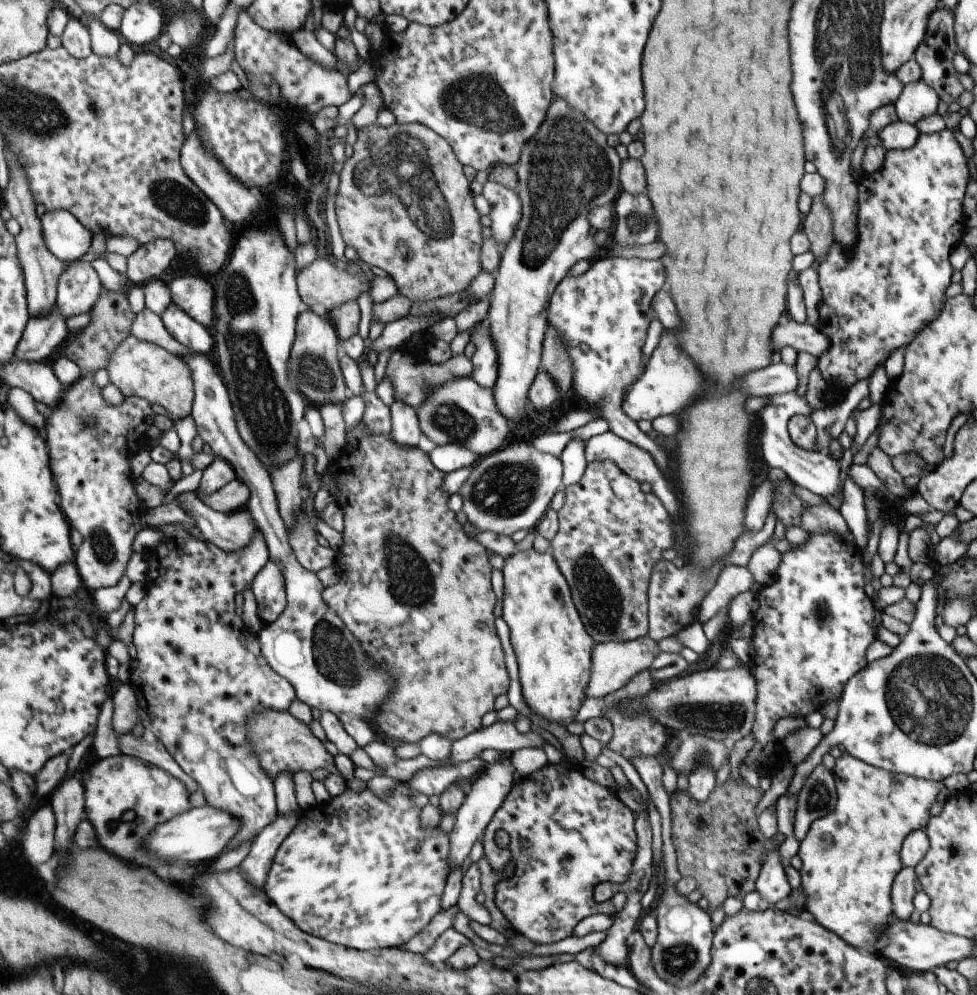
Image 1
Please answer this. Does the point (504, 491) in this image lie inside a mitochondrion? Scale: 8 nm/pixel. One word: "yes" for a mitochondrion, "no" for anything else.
yes

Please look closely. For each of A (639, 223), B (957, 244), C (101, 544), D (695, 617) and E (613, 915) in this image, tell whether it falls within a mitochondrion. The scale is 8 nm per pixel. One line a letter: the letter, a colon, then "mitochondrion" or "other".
A: mitochondrion
B: other
C: mitochondrion
D: other
E: other

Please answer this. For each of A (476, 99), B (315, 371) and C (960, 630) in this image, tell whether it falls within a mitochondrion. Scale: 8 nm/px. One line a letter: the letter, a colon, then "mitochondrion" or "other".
A: mitochondrion
B: mitochondrion
C: other

